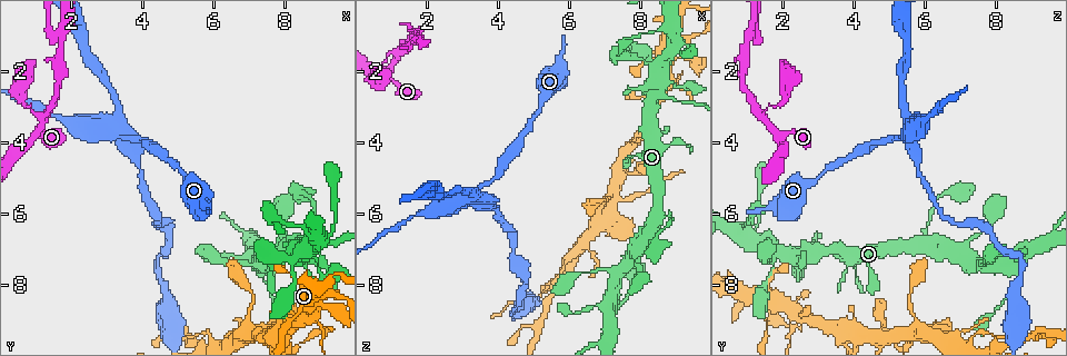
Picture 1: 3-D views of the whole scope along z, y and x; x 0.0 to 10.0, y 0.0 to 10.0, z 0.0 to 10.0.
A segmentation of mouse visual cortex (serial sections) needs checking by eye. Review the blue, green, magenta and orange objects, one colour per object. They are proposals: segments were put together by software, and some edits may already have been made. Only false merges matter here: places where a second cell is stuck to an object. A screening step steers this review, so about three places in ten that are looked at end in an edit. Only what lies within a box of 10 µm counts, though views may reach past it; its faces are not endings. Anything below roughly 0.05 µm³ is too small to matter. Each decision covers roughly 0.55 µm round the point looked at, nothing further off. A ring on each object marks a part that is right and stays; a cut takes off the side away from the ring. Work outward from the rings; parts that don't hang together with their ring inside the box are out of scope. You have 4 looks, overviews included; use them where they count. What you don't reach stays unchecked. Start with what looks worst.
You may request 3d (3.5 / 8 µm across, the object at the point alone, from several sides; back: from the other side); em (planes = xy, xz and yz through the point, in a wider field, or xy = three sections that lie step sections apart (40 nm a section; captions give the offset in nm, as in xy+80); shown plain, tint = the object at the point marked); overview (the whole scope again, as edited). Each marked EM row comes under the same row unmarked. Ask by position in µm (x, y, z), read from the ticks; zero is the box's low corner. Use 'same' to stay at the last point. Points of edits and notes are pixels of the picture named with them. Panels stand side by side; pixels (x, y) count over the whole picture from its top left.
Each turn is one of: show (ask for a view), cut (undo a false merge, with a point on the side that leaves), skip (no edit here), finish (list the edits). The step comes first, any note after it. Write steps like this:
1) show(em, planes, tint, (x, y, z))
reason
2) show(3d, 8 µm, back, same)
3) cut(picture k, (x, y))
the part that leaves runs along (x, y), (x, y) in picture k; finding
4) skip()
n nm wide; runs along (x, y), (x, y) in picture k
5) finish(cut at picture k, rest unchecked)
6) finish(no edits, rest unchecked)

show(3d, 8 µm, (3.05, 3.75, 5.60))
narrows sharply

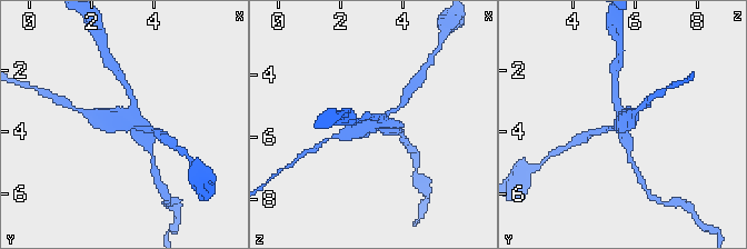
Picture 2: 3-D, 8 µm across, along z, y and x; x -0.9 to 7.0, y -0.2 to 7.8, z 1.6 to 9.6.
show(3d, 3.5 µm, same)
zoom in

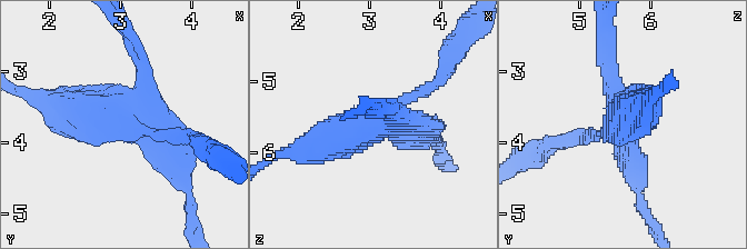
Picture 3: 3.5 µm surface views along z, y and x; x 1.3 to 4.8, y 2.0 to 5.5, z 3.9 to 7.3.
cut(picture 3, (425, 118))
arms of 200, 250, 300, 600 nm; the part that leaves runs along (384, 126), (424, 126), (438, 142) in picture 3; two cells meet here

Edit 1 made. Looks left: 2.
show(3d, 3.5 µm, back, (8.15, 9.25, 3.40))

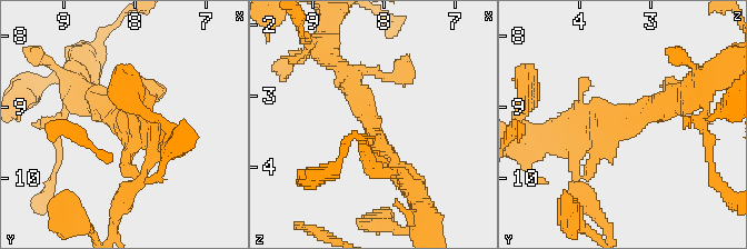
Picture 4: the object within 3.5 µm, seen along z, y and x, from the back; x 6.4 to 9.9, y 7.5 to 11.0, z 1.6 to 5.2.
show(em, xy, step 5, tint, (8.20, 9.25, 3.45))
shape alone is not enough

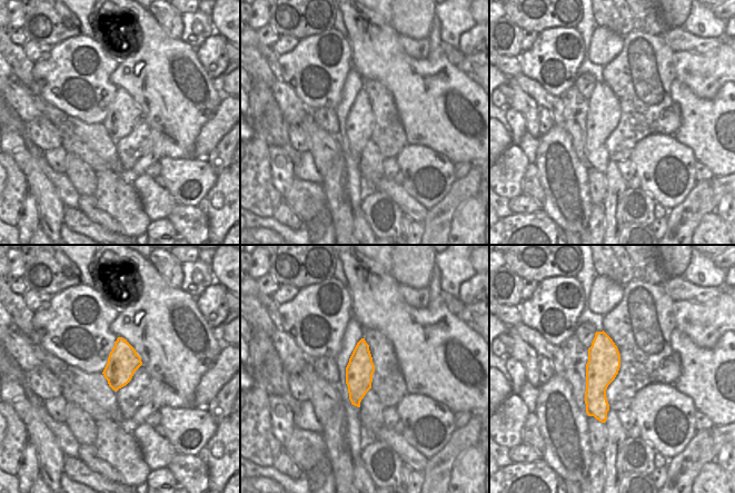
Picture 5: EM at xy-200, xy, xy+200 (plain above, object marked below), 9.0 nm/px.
skip()
runs along (598, 334), (598, 410), (602, 418) in picture 5; all the same cell

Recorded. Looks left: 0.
finish(cut at picture 3, rest unchecked)

